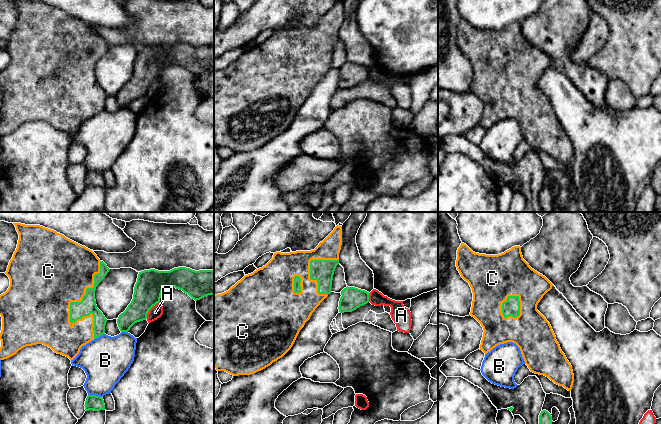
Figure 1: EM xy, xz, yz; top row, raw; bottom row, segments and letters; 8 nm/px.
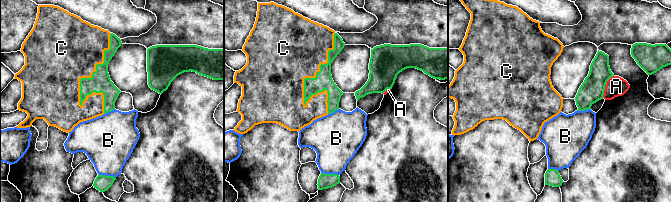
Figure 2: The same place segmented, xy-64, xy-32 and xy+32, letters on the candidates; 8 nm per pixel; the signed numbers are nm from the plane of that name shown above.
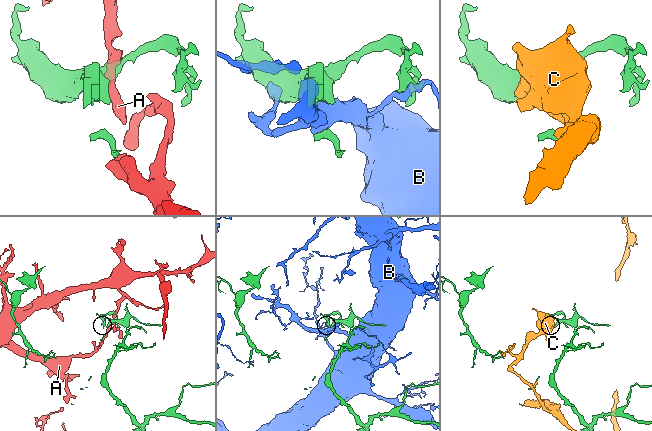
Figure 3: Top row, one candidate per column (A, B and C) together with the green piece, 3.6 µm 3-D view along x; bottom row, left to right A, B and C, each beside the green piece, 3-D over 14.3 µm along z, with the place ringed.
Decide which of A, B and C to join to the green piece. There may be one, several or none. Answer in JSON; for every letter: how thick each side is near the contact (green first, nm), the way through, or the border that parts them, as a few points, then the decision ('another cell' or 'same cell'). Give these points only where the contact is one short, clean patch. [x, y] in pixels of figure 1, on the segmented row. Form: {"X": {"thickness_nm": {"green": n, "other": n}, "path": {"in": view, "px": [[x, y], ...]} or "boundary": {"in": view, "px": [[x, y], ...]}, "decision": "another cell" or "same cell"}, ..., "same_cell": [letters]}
{"A": {"thickness_nm": {"green": 220, "other": 100}, "decision": "another cell"}, "B": {"thickness_nm": {"green": 120, "other": 320}, "decision": "another cell"}, "C": {"thickness_nm": {"green": 130, "other": 500}, "decision": "same cell"}, "same_cell": ["C"]}

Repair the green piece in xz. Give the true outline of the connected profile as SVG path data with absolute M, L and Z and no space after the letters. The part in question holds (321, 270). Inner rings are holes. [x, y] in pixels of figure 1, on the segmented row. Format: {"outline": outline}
{"outline": "M337 225L334 230L311 251L296 251L290 253L276 252L273 258L262 268L245 275L228 291L214 295L214 367L217 371L225 371L233 376L251 375L270 366L273 362L282 358L293 346L300 330L310 319L312 313L331 293L332 280L336 266L339 264L339 253L342 245L342 226Z"}

